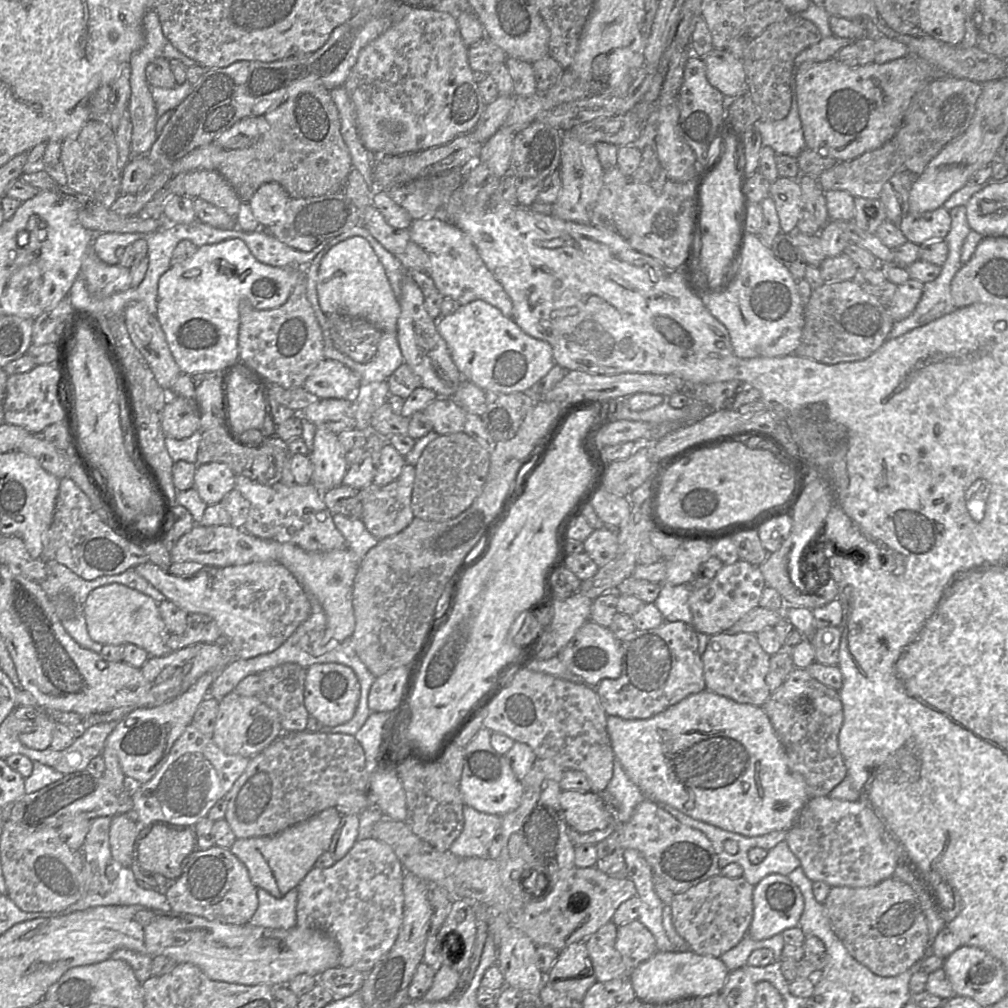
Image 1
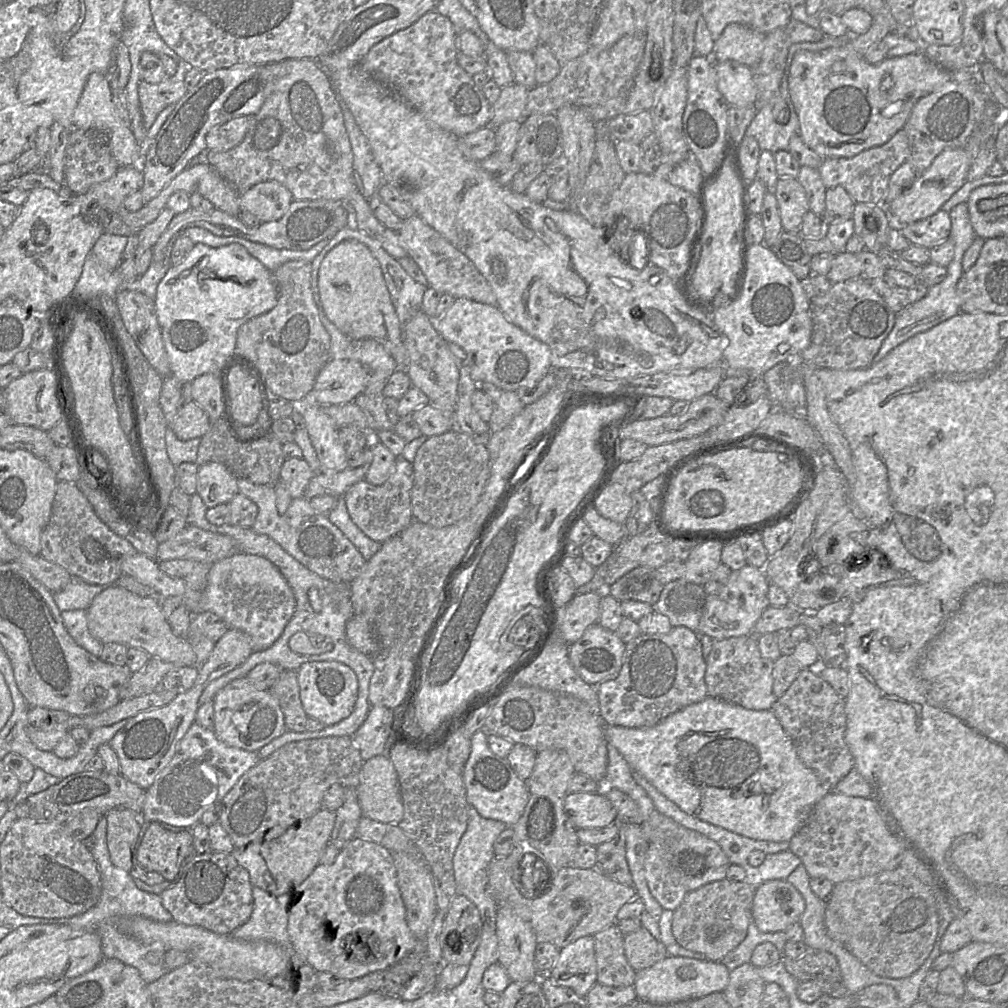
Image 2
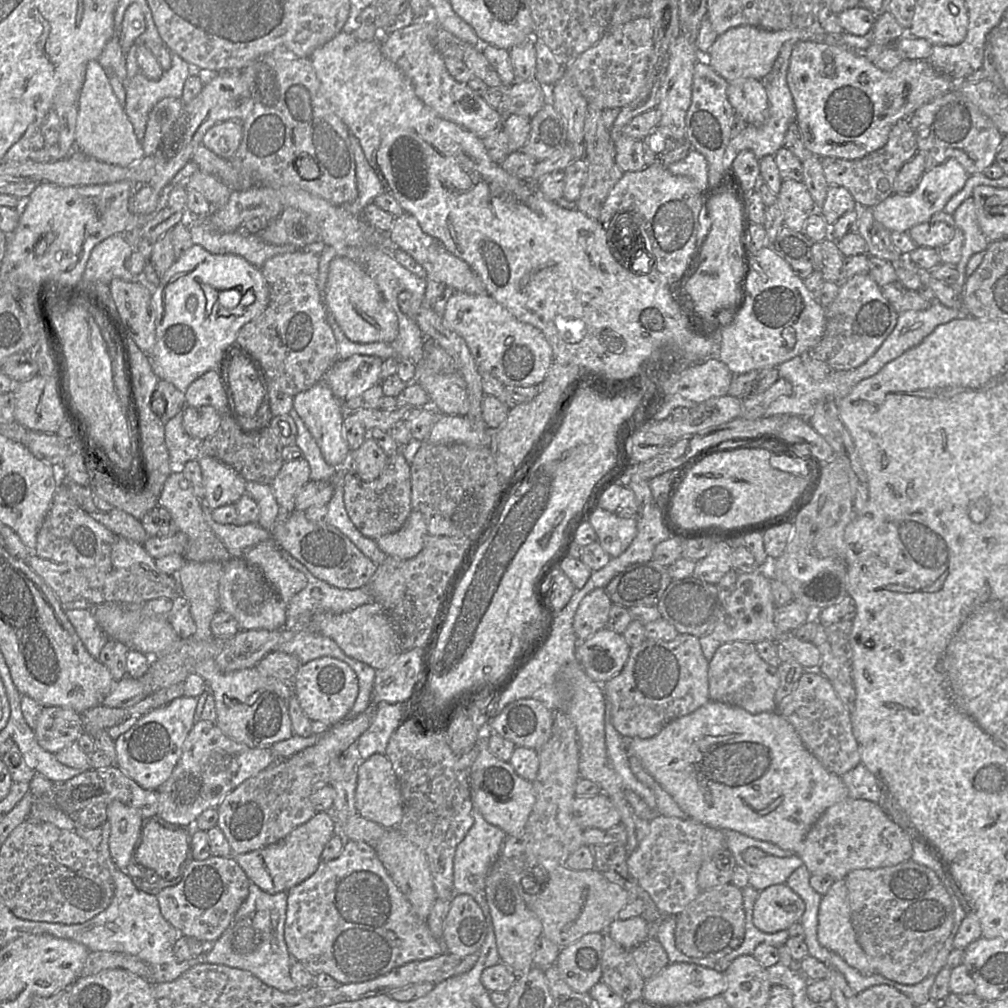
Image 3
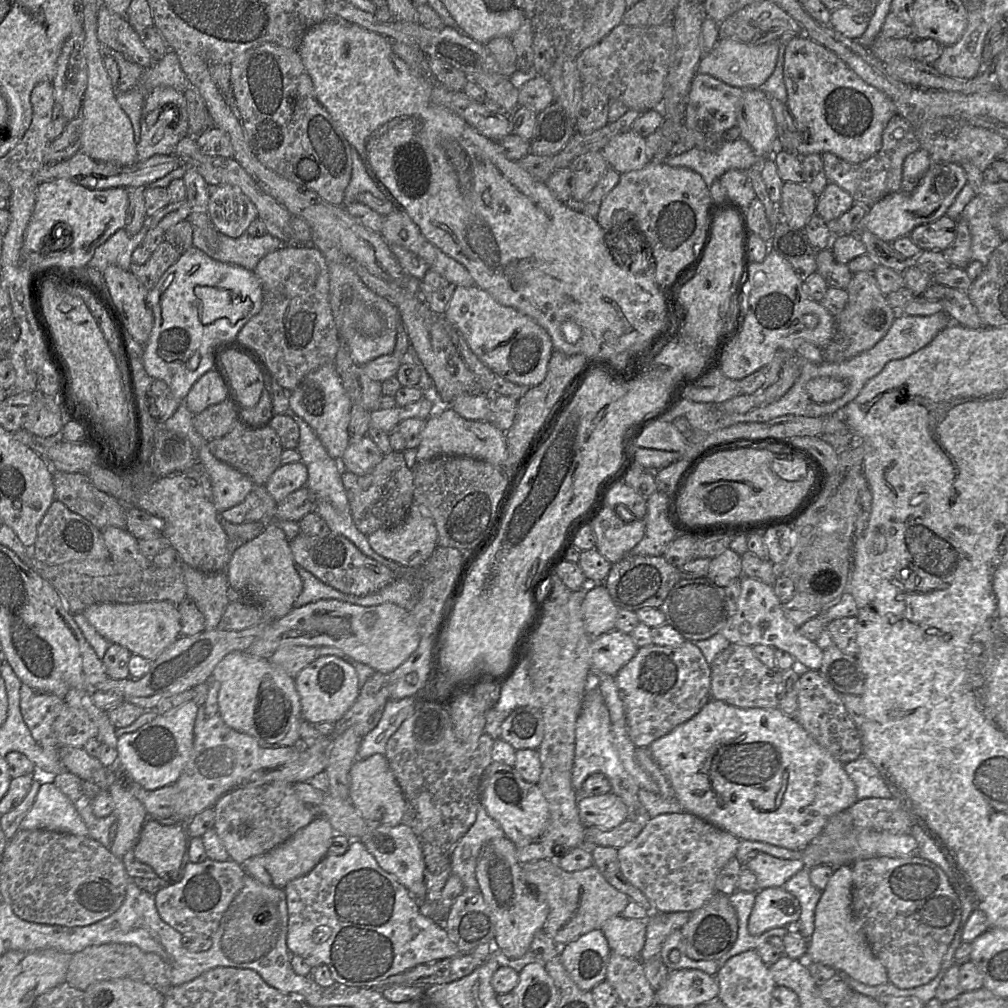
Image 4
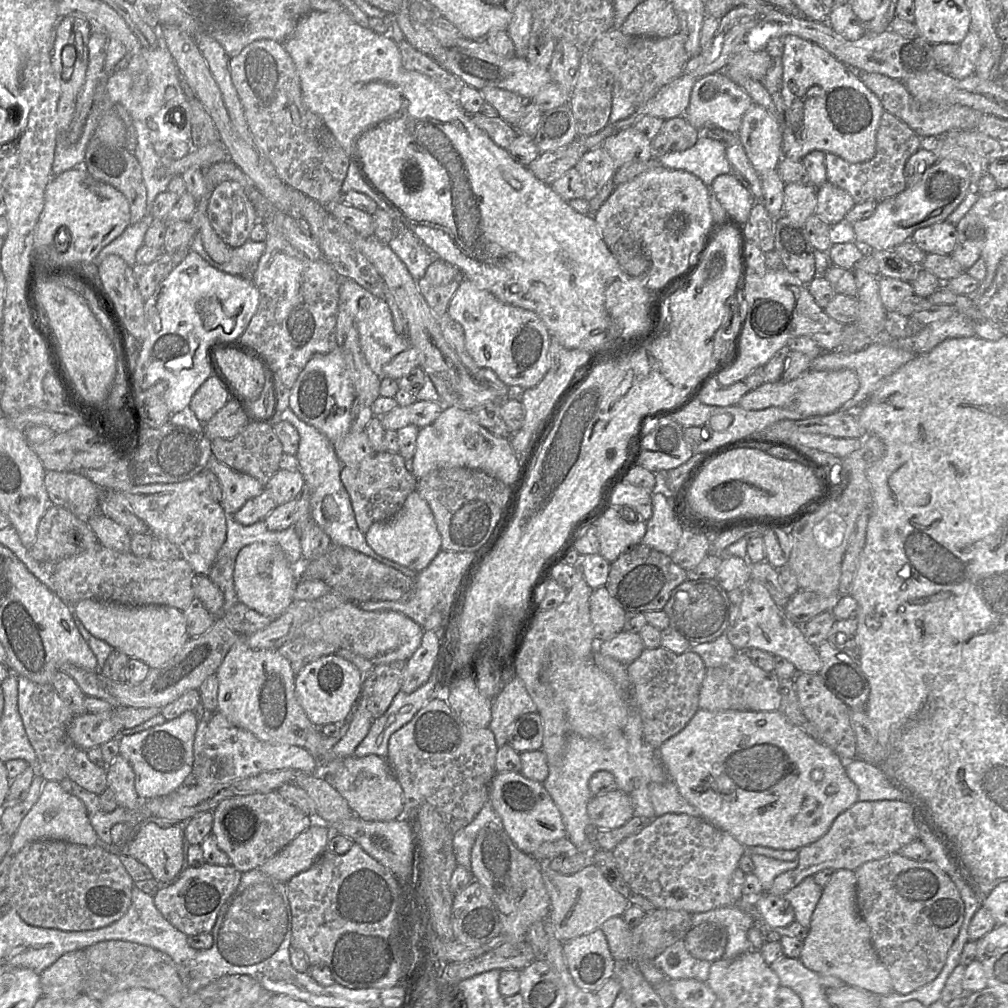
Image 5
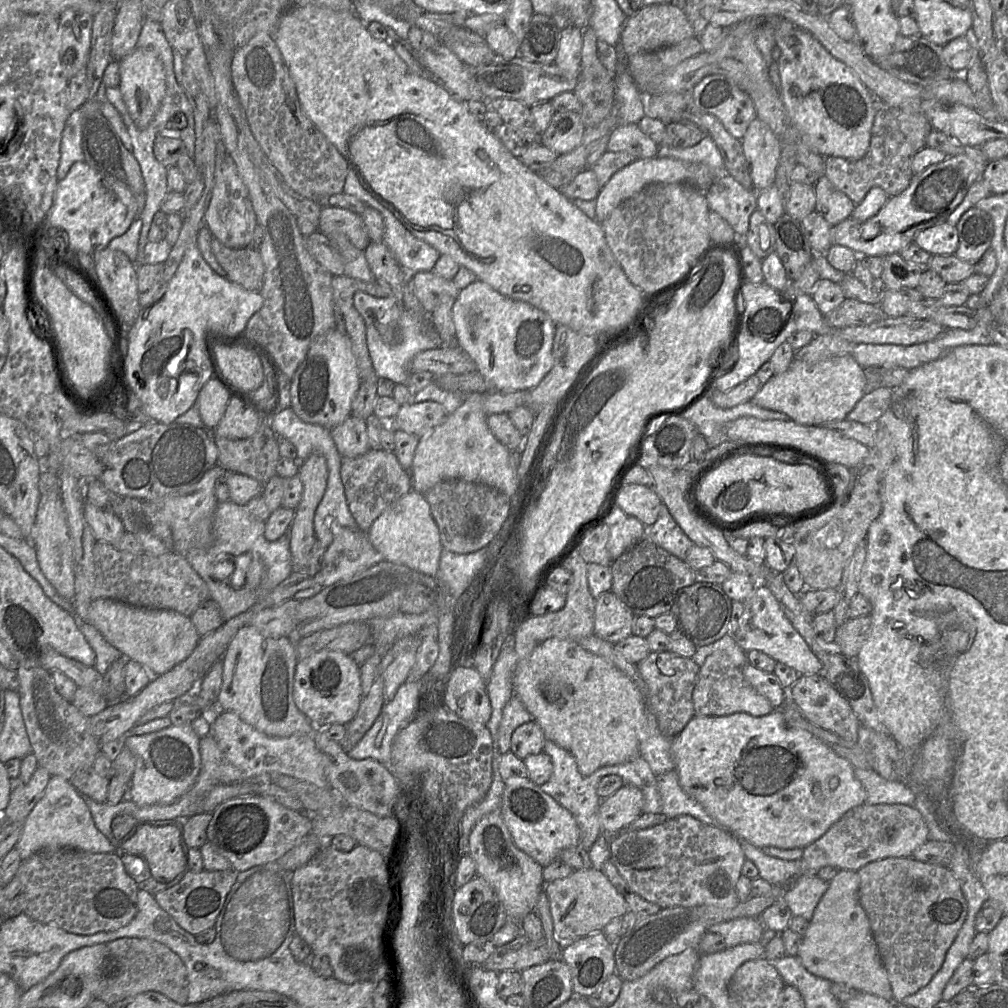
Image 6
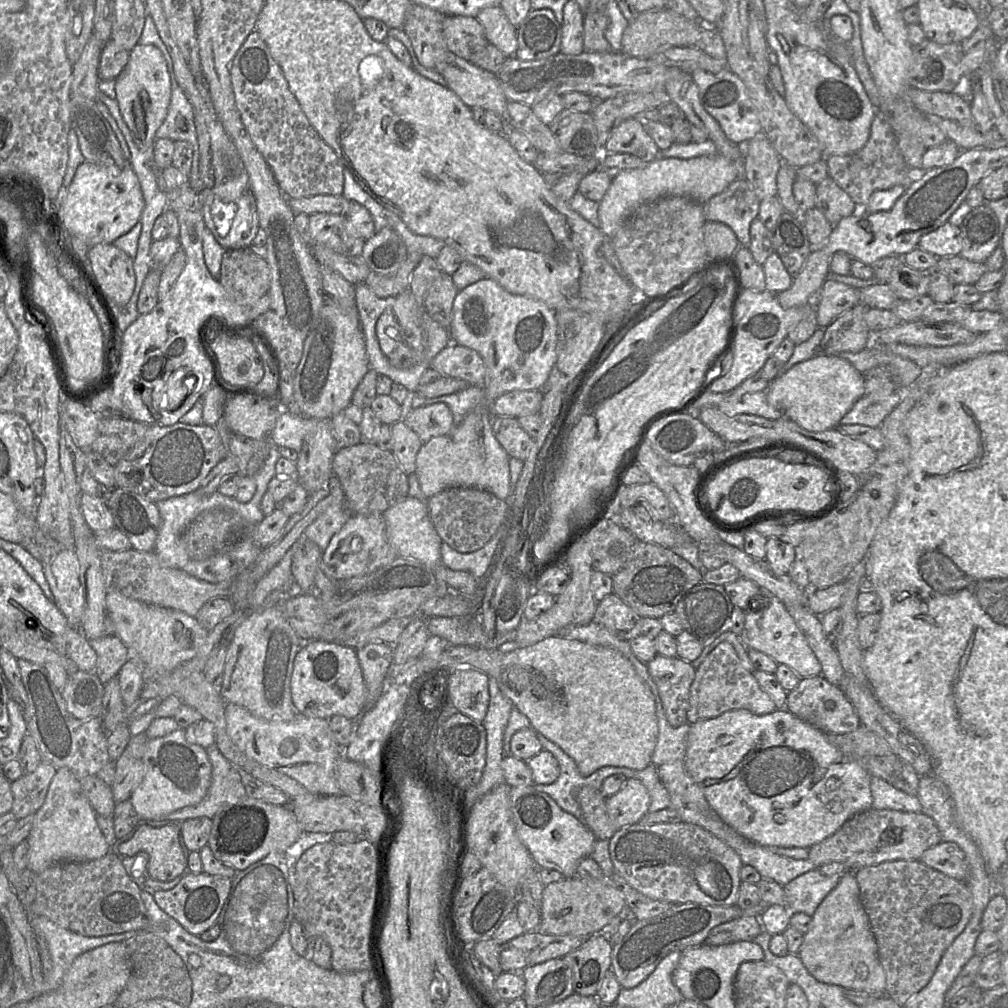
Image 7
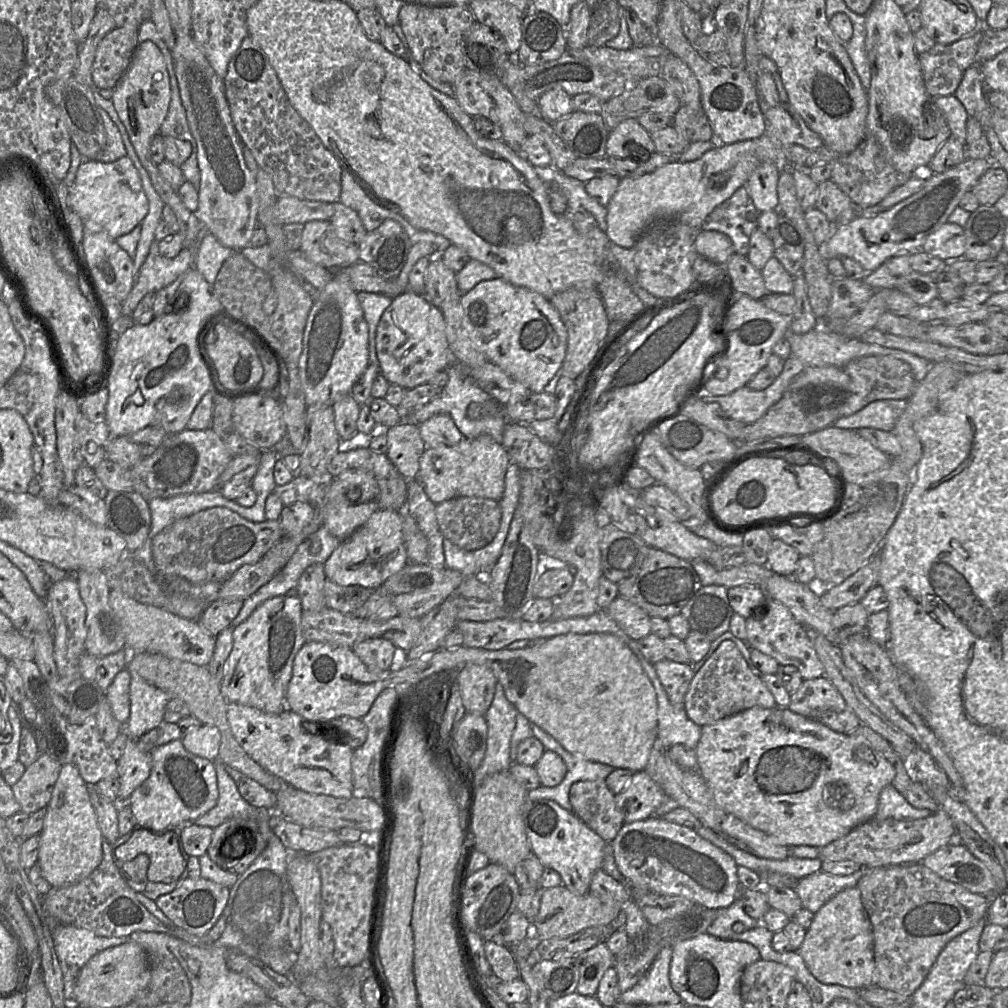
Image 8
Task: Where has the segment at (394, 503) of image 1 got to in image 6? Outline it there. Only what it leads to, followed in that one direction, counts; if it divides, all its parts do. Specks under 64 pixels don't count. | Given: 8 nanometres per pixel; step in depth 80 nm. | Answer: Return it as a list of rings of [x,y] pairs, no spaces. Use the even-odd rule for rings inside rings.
[[[369,449],[355,458],[343,458],[340,477],[350,512],[358,528],[368,532],[373,522],[391,505],[412,490],[411,475],[399,463],[393,452]]]

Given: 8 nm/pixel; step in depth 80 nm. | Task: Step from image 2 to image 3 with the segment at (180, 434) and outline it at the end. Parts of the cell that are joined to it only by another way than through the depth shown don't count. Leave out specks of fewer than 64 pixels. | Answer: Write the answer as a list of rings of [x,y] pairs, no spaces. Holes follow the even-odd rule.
[[[186,406],[183,409],[184,430],[190,436],[204,440],[218,430],[222,415],[212,406]]]

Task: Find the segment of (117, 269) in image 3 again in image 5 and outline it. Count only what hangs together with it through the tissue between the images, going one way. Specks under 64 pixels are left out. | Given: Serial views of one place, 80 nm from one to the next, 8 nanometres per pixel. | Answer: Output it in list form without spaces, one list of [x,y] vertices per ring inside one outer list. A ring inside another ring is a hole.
[[[145,215],[135,224],[129,224],[126,229],[108,245],[103,247],[93,262],[98,266],[108,255],[118,255],[133,267],[136,263],[136,252],[144,244],[144,236],[151,225],[153,217]]]

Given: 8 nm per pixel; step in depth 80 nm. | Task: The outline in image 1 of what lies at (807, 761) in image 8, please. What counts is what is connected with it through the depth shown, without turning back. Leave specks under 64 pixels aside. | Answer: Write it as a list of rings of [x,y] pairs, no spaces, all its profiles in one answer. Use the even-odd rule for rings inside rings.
[[[709,690],[691,694],[643,720],[607,716],[614,756],[645,799],[669,805],[695,820],[747,837],[788,831],[809,801],[805,780],[790,765],[784,747],[762,707],[738,703]]]

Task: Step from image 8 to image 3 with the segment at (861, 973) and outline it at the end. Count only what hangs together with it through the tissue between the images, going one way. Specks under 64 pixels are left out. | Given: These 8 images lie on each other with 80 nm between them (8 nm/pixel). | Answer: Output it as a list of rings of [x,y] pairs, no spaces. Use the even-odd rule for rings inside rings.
[[[844,879],[834,881],[828,892],[822,896],[818,911],[817,937],[821,946],[838,954],[849,966],[863,975],[875,973],[868,957],[855,937],[850,918],[848,890]]]

